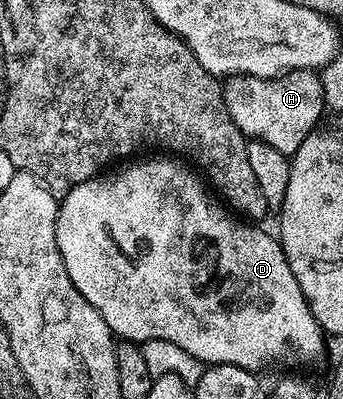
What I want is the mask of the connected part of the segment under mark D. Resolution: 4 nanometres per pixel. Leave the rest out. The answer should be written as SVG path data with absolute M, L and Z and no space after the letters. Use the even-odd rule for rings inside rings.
M140 157L132 161L137 161L137 163L129 162L124 165L129 165L129 167L122 168L113 179L108 176L108 173L101 173L93 179L82 181L62 196L56 212L56 244L62 253L66 273L70 277L70 281L74 281L74 289L78 289L78 293L82 293L82 297L86 297L86 301L90 301L90 305L94 305L94 309L98 309L102 321L106 321L106 325L112 330L113 336L129 343L138 344L151 339L170 341L174 345L178 345L178 349L186 349L186 353L190 353L190 357L194 357L199 363L205 365L214 363L238 365L242 369L253 373L260 373L263 367L272 367L275 363L314 362L324 351L326 333L318 325L314 313L310 313L310 305L298 285L298 277L294 277L294 273L286 261L286 253L282 249L279 238L273 232L271 235L270 232L263 231L260 225L253 225L251 222L233 214L209 190L205 180L203 178L200 180L195 175L197 172L191 166L181 162L179 158L144 158L148 157Z

